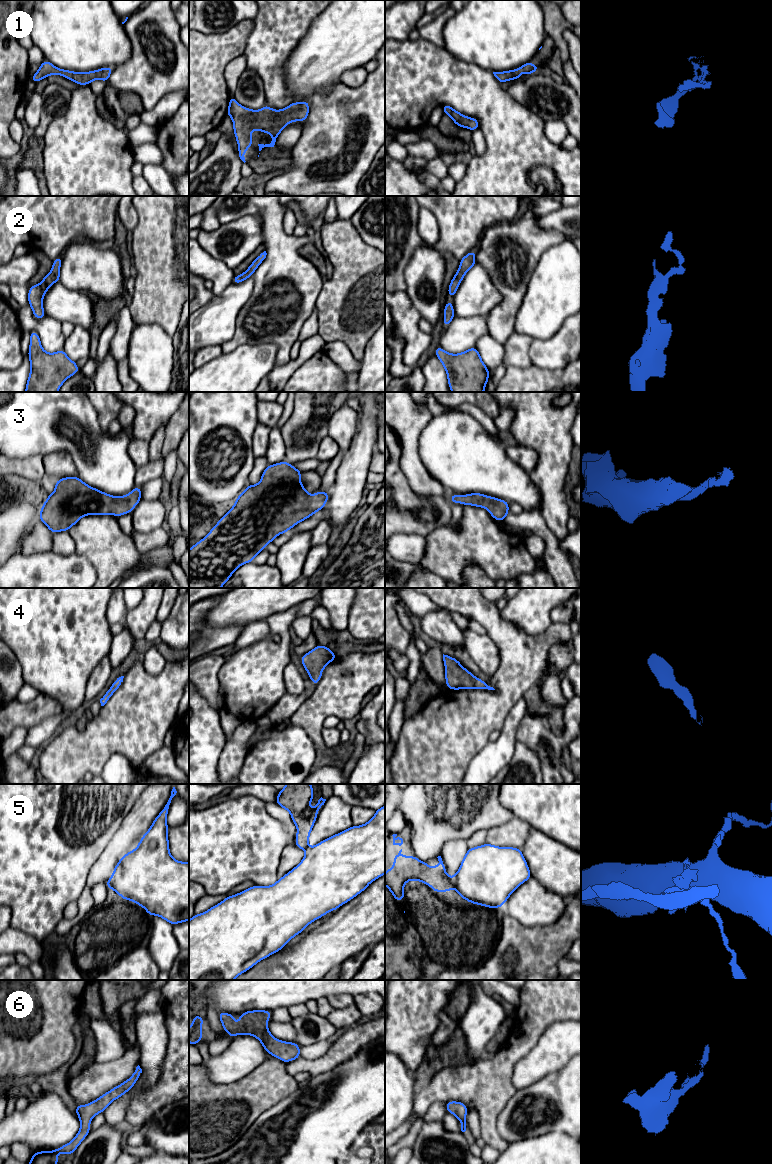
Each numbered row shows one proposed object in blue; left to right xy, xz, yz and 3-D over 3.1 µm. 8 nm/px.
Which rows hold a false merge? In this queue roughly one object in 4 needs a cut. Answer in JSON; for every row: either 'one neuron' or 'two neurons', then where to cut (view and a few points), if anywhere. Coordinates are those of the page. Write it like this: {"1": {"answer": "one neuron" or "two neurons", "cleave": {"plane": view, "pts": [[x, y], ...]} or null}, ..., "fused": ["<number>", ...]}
{"1": {"answer": "one neuron", "cleave": null}, "2": {"answer": "one neuron", "cleave": null}, "3": {"answer": "one neuron", "cleave": null}, "4": {"answer": "one neuron", "cleave": null}, "5": {"answer": "two neurons", "cleave": {"plane": "yz", "pts": [[449, 877], [453, 885]]}}, "6": {"answer": "one neuron", "cleave": null}, "fused": ["5"]}

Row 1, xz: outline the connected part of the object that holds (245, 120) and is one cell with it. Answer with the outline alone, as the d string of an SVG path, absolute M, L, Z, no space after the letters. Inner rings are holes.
M232 96L229 98L227 116L233 121L233 129L237 144L238 155L245 163L244 154L253 144L250 133L254 130L268 133L272 136L270 144L258 144L259 151L264 147L274 147L282 129L294 121L304 122L309 114L309 102L295 102L281 110L274 110L267 104L258 111L241 106Z

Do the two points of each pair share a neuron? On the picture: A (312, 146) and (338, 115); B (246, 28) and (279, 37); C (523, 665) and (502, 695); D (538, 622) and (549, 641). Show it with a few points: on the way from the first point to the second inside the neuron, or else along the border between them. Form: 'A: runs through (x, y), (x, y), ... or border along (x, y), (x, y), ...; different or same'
A: runs through (320, 138), (335, 123); same
B: border along (252, 20), (252, 30), (243, 51); different
C: runs through (517, 672), (510, 681), (509, 688); same
D: border along (551, 622), (536, 635), (528, 635), (521, 630); different

